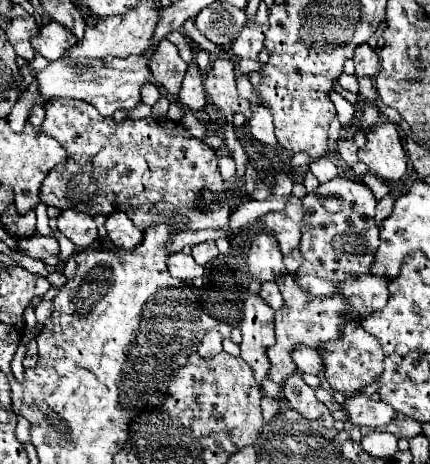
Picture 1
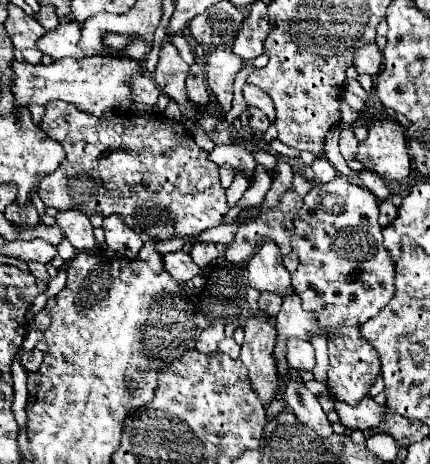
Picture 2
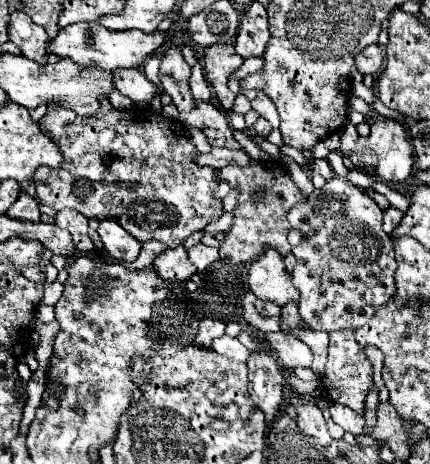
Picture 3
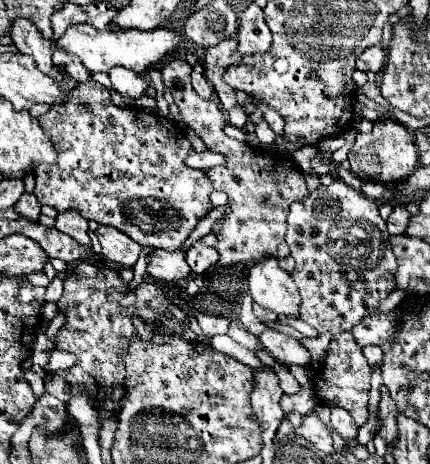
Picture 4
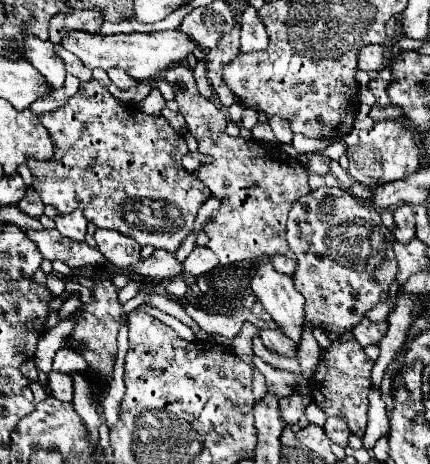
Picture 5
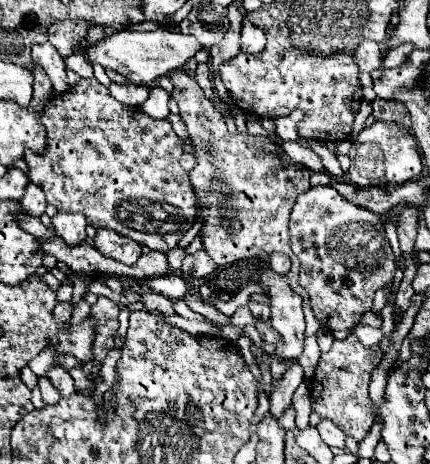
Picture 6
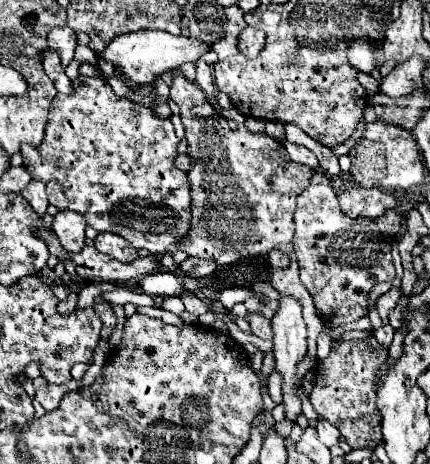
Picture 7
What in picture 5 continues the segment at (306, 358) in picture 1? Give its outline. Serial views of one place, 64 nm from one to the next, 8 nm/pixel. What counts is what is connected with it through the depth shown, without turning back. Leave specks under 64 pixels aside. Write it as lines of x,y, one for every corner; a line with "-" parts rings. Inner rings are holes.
264,328
264,330
260,330
258,334
260,334
260,338
262,338
262,342
264,342
264,346
266,346
268,350
272,350
272,352
276,352
276,354
280,354
280,356
296,358
296,354
298,354
296,344
294,344
290,338
286,338
282,332

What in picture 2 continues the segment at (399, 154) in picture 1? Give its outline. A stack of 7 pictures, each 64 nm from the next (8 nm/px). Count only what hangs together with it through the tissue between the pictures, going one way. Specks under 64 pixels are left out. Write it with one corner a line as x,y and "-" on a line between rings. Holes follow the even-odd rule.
378,118
370,126
366,142
354,156
364,170
378,174
382,180
404,180
410,174
410,154
402,126
394,118

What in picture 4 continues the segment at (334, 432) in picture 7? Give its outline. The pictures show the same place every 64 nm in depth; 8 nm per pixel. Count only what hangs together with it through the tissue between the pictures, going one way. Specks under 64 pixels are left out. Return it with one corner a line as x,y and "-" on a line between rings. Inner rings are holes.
334,408
334,410
332,410
330,426
332,426
346,442
352,440
352,438
356,438
356,434
358,434
358,428
356,428
352,416
350,416
346,410
342,410
342,408

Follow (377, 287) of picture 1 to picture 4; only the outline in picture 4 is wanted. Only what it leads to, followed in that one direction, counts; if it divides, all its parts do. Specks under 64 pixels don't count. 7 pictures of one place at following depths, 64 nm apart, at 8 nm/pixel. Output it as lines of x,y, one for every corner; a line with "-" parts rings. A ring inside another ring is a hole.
334,180
330,186
320,186
304,196
304,200
294,202
288,214
286,244
296,260
292,278
302,296
300,320
314,326
320,334
340,334
352,330
364,316
374,314
378,302
396,288
396,258
388,240
390,234
386,230
386,222
378,214
378,204
346,186
342,180

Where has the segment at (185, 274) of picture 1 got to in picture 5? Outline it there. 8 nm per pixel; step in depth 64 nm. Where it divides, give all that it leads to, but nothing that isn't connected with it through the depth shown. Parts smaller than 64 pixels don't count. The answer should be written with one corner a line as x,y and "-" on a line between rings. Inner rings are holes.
154,250
152,256
148,256
146,260
140,260
128,272
144,276
146,280
152,280
152,282
162,282
162,280
172,280
180,276
182,264
176,262
174,254
164,250

